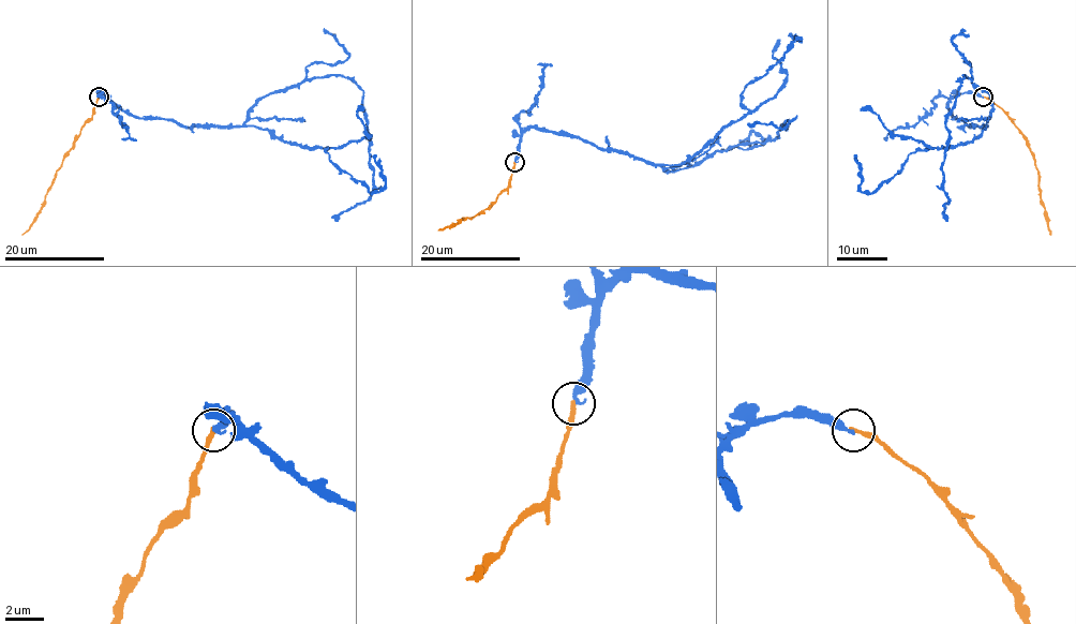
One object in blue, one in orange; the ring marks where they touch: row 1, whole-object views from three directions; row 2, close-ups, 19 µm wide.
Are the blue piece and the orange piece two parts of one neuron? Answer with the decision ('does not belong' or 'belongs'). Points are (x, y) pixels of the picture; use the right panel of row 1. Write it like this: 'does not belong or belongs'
does not belong

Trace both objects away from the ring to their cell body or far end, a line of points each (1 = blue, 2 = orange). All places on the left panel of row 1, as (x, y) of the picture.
1: (99, 97), (142, 118), (240, 125), (272, 93), (348, 77), (362, 90), (374, 191), (331, 218)
2: (99, 97), (93, 114), (80, 130), (74, 147), (56, 173), (45, 204), (23, 235)

